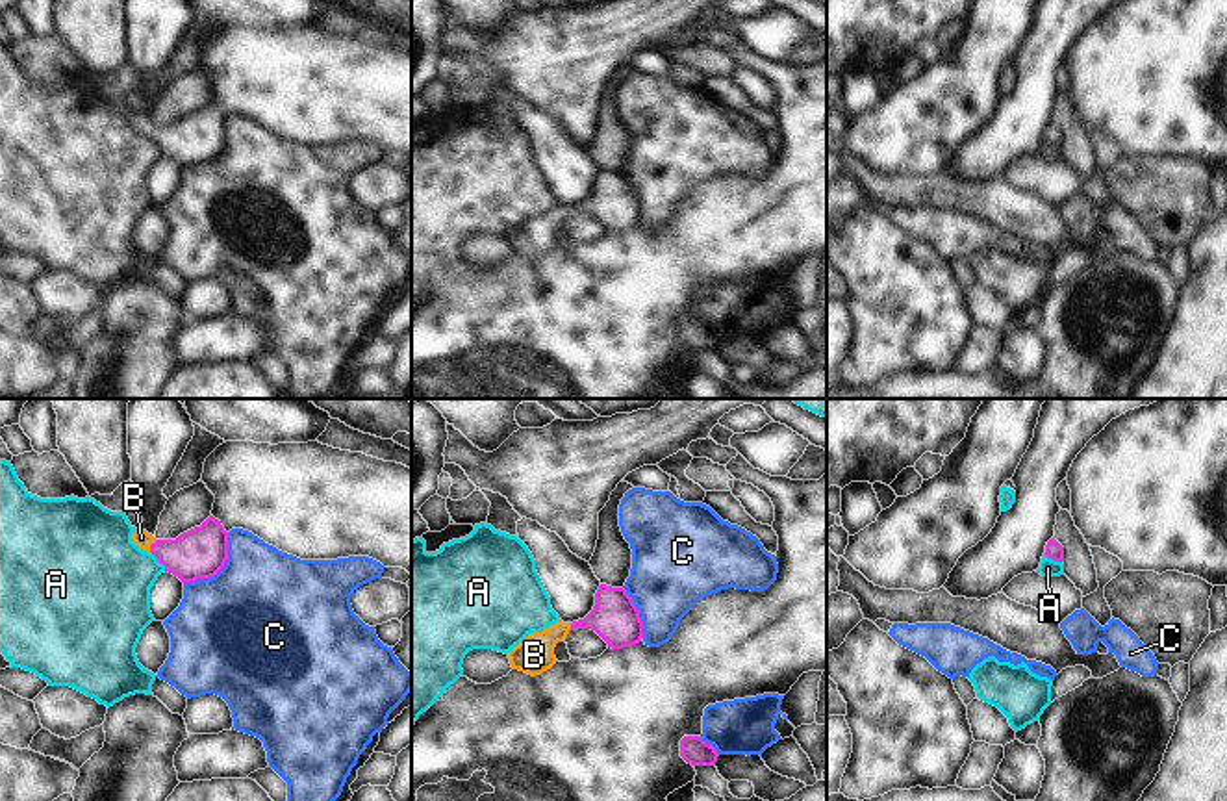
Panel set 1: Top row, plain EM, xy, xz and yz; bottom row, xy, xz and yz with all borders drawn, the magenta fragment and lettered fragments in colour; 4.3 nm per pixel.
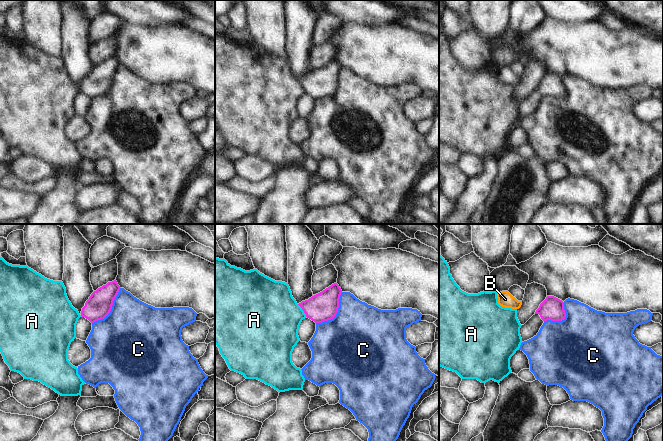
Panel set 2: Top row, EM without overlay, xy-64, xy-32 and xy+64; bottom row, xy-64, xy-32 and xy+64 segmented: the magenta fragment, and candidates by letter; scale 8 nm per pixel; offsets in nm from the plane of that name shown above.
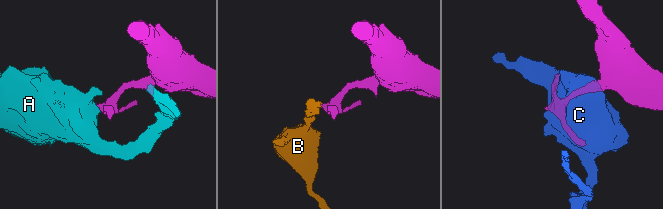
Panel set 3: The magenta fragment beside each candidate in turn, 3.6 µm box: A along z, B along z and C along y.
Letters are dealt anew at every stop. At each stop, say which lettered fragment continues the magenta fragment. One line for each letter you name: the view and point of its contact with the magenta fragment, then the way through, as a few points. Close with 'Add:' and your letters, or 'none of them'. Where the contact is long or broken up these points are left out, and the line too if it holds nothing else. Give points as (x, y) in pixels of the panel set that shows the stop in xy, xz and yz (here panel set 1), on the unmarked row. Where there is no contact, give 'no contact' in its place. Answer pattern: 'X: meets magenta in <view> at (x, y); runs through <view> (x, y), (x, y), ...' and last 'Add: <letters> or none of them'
B: meets magenta in xy at (151, 132); runs through xy (201, 138), (169, 138), (151, 132), (141, 123)
Add: B

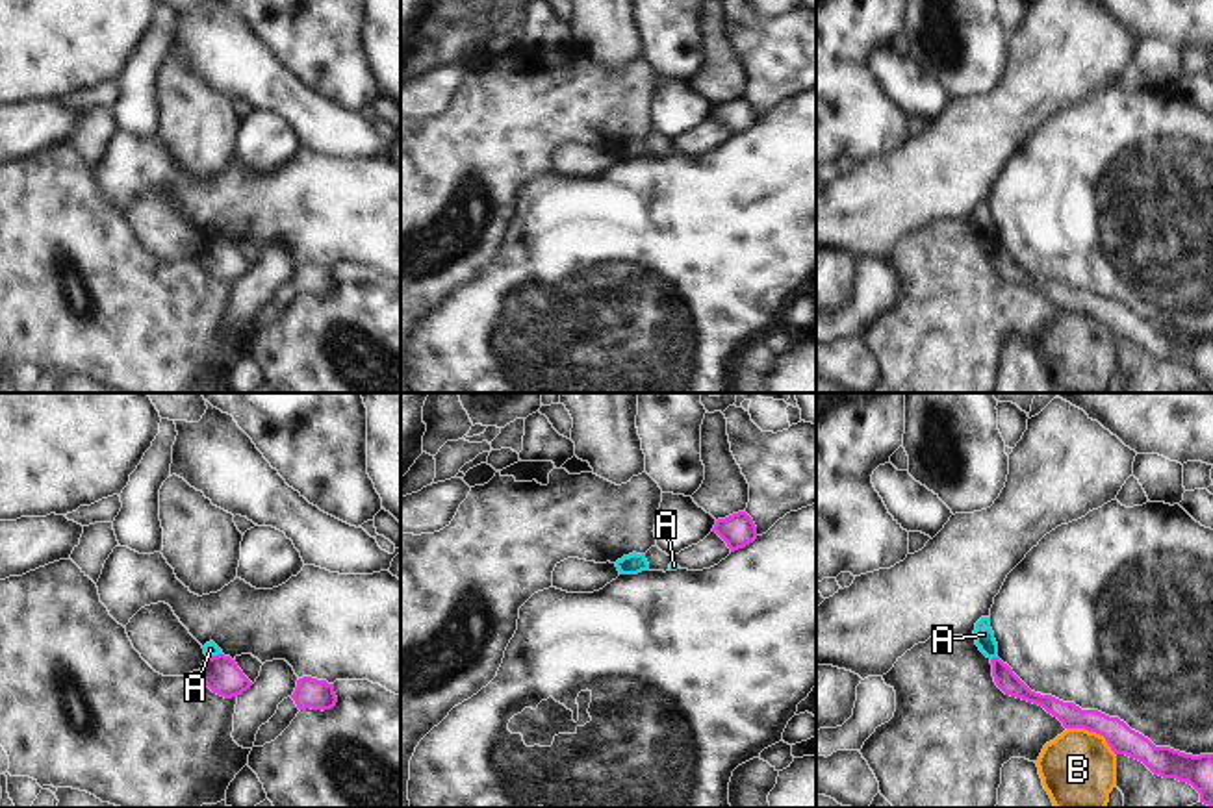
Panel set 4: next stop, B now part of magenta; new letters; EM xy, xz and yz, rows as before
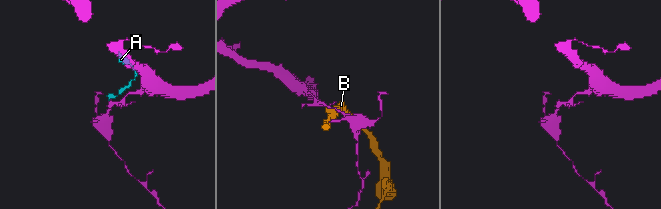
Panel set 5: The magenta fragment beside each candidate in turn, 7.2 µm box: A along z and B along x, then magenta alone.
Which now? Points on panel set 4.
Add: none of them

